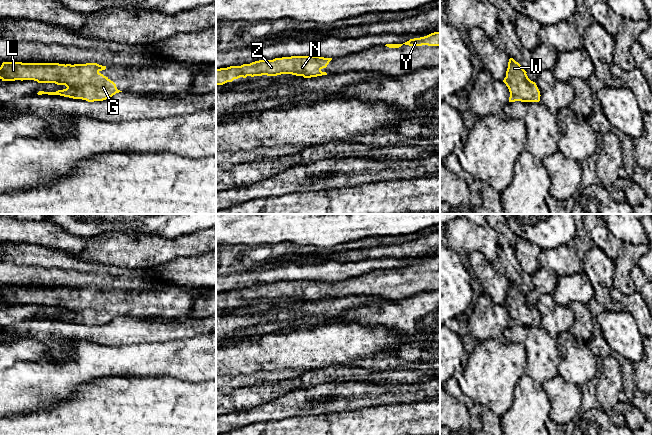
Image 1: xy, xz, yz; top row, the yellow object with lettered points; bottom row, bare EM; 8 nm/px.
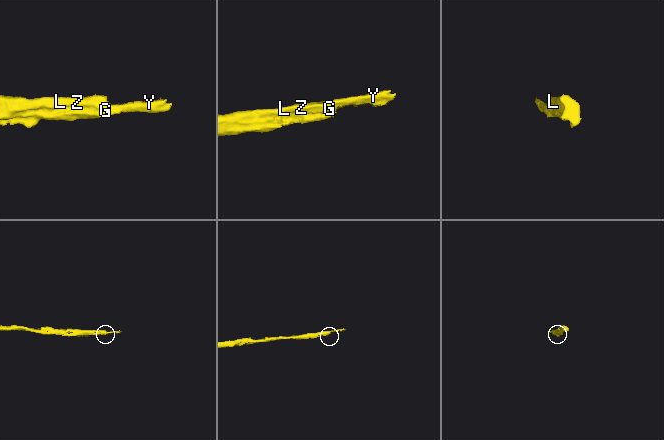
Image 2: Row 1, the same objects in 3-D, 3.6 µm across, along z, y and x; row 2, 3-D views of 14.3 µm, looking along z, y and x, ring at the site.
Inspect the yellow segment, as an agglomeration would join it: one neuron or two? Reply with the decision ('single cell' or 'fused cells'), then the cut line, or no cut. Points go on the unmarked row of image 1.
single cell; no cut

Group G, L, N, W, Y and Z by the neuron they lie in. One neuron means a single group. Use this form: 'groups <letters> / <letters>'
groups G L N W Y Z

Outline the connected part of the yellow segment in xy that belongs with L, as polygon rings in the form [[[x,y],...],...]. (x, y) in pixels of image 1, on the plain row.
[[[3,286],[0,291],[2,305],[34,304],[55,307],[67,312],[56,316],[39,315],[37,318],[60,319],[88,326],[103,325],[122,316],[116,308],[100,296],[106,290],[97,287],[59,288]]]

